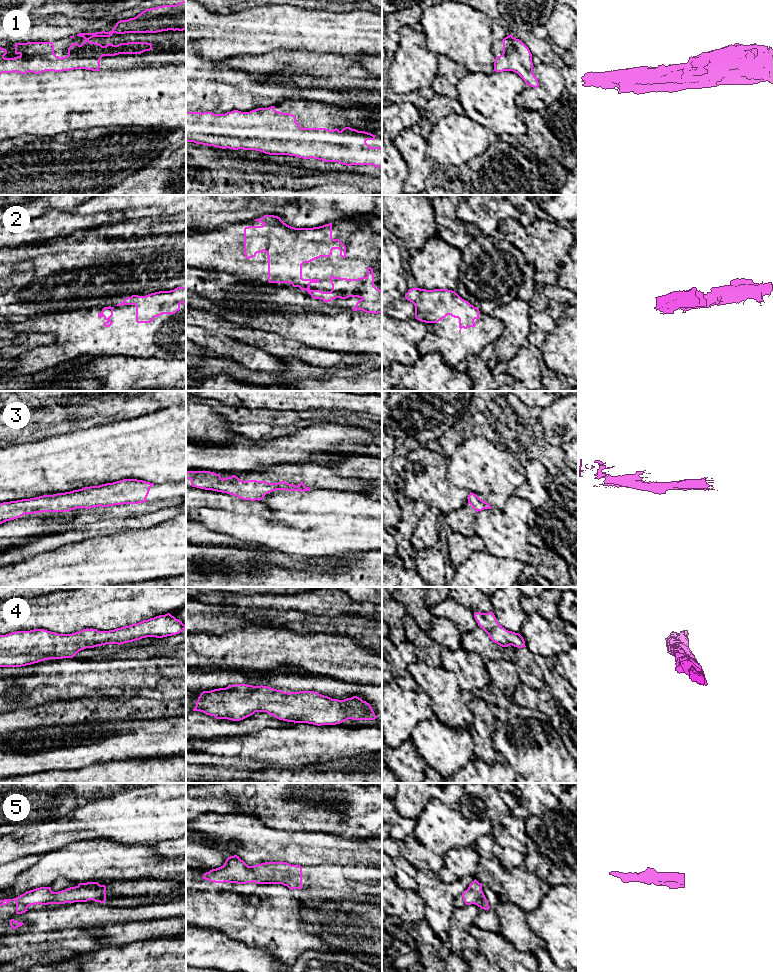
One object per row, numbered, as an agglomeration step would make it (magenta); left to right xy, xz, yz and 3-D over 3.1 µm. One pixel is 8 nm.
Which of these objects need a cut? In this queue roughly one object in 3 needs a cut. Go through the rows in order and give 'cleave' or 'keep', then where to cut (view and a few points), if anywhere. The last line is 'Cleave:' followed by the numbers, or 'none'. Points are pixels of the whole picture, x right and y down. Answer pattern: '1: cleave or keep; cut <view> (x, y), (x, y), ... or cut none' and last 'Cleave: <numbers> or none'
1: keep; cut none
2: keep; cut none
3: keep; cut none
4: keep; cut none
5: keep; cut none
Cleave: none

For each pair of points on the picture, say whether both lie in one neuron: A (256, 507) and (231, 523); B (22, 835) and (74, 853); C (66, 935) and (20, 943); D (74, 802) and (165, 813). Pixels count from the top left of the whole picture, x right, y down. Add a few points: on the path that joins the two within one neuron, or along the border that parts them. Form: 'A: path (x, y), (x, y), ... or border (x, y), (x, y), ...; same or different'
A: border (244, 513), (251, 514); different
B: border (81, 840), (69, 842), (40, 855); different
C: path (55, 938), (31, 941); same
D: border (88, 801), (73, 808), (65, 816); different

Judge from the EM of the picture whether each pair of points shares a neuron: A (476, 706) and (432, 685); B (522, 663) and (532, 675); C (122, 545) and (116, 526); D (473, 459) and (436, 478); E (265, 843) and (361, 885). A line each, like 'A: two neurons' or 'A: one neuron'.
A: two neurons
B: one neuron
C: two neurons
D: two neurons
E: two neurons

